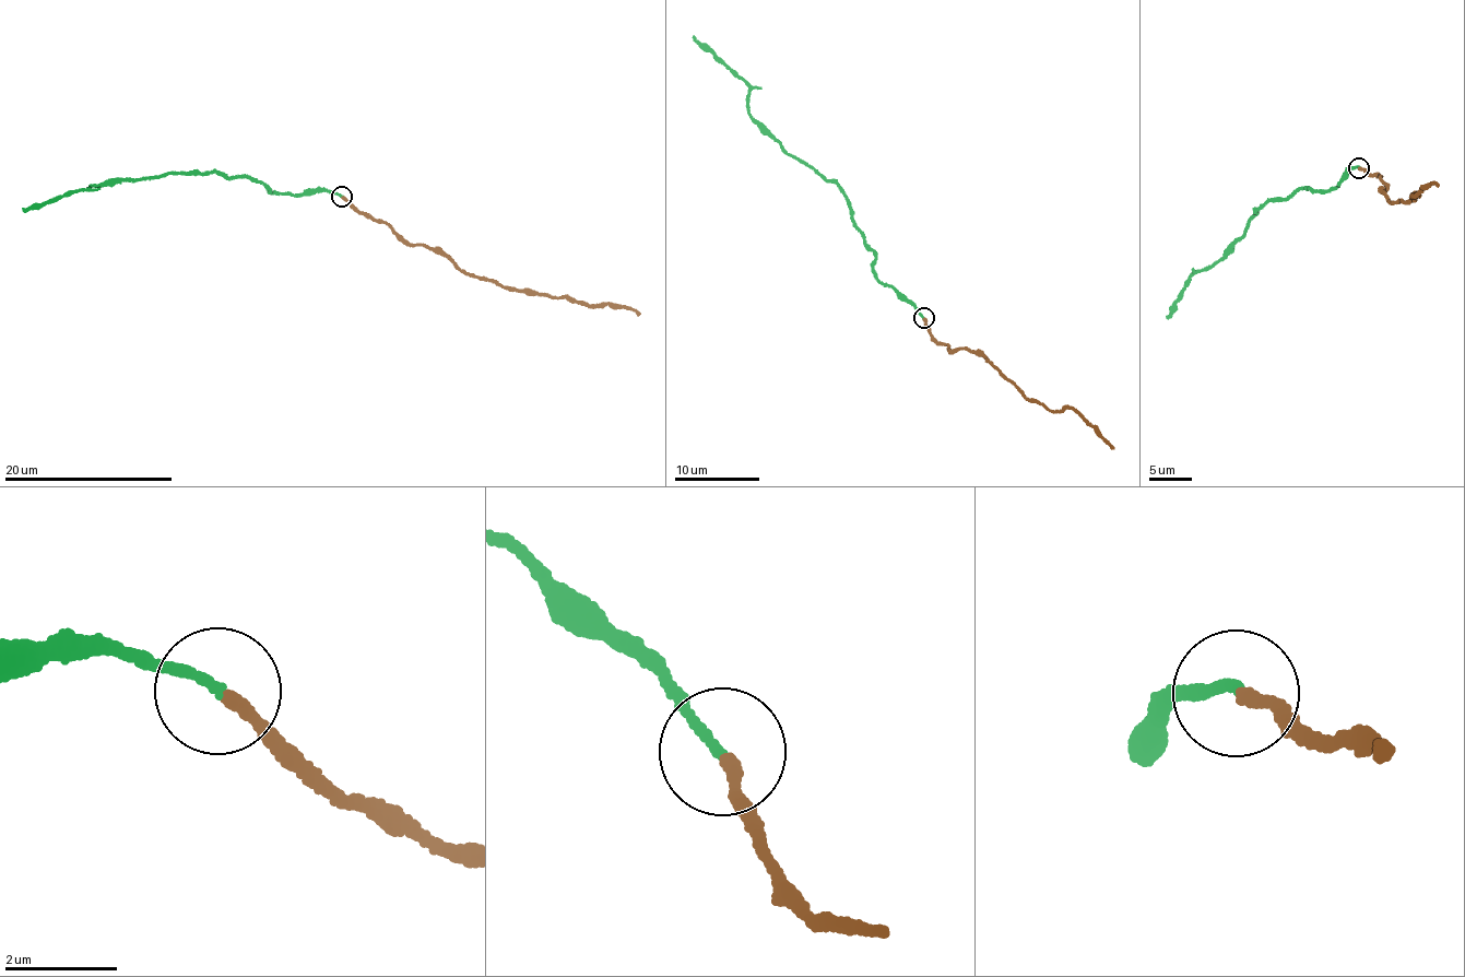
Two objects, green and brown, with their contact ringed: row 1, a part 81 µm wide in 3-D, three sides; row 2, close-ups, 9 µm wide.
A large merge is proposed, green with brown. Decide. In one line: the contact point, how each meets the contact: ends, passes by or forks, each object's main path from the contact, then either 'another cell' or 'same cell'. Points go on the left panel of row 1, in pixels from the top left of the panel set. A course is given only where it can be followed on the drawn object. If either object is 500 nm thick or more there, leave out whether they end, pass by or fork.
place (341, 197); green ends; brown ends; course green (341, 196), (307, 190), (299, 196), (279, 193), (244, 175), (172, 172), (156, 177), (114, 178), (22, 210); course brown (341, 197), (411, 244), (436, 248), (477, 277), (553, 297), (568, 296), (640, 313); another cell

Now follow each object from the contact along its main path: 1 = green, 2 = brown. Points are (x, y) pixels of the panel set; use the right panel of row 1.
1: (1358, 167), (1344, 174), (1335, 188), (1295, 189), (1290, 196), (1264, 201), (1218, 262), (1193, 272), (1167, 318)
2: (1360, 167), (1381, 177), (1384, 189), (1379, 189), (1395, 202), (1438, 183)

